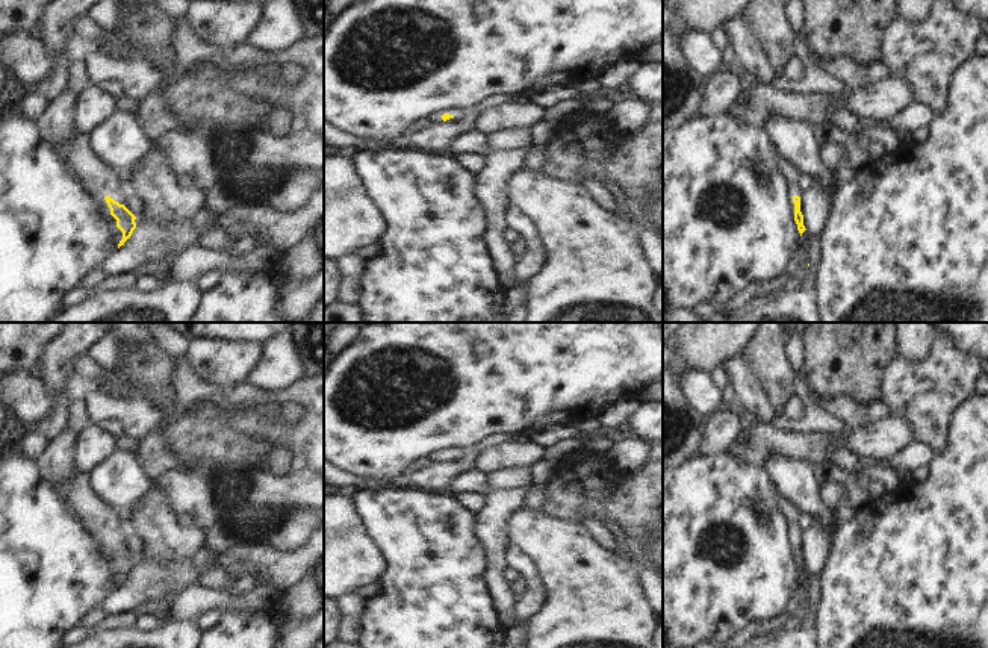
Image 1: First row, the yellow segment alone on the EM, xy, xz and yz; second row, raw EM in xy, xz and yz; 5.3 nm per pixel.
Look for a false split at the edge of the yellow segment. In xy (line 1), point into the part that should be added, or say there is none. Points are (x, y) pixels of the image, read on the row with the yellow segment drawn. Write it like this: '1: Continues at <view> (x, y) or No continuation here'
1: Continues at xy (99, 174).

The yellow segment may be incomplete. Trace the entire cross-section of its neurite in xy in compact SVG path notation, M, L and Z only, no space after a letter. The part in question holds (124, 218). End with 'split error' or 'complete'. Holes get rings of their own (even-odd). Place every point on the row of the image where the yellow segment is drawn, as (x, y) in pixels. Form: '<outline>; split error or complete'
M77 130L77 133L65 142L67 157L73 164L80 177L92 188L92 191L104 198L110 215L117 220L117 227L123 232L118 248L132 236L136 229L136 217L124 206L109 197L112 191L117 197L123 197L130 191L123 170L106 162L95 150L91 133Z; split error

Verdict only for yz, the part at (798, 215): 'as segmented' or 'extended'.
extended

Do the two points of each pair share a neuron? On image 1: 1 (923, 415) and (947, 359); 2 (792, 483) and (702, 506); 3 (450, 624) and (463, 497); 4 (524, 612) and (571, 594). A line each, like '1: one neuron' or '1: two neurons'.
1: one neuron
2: two neurons
3: two neurons
4: two neurons

